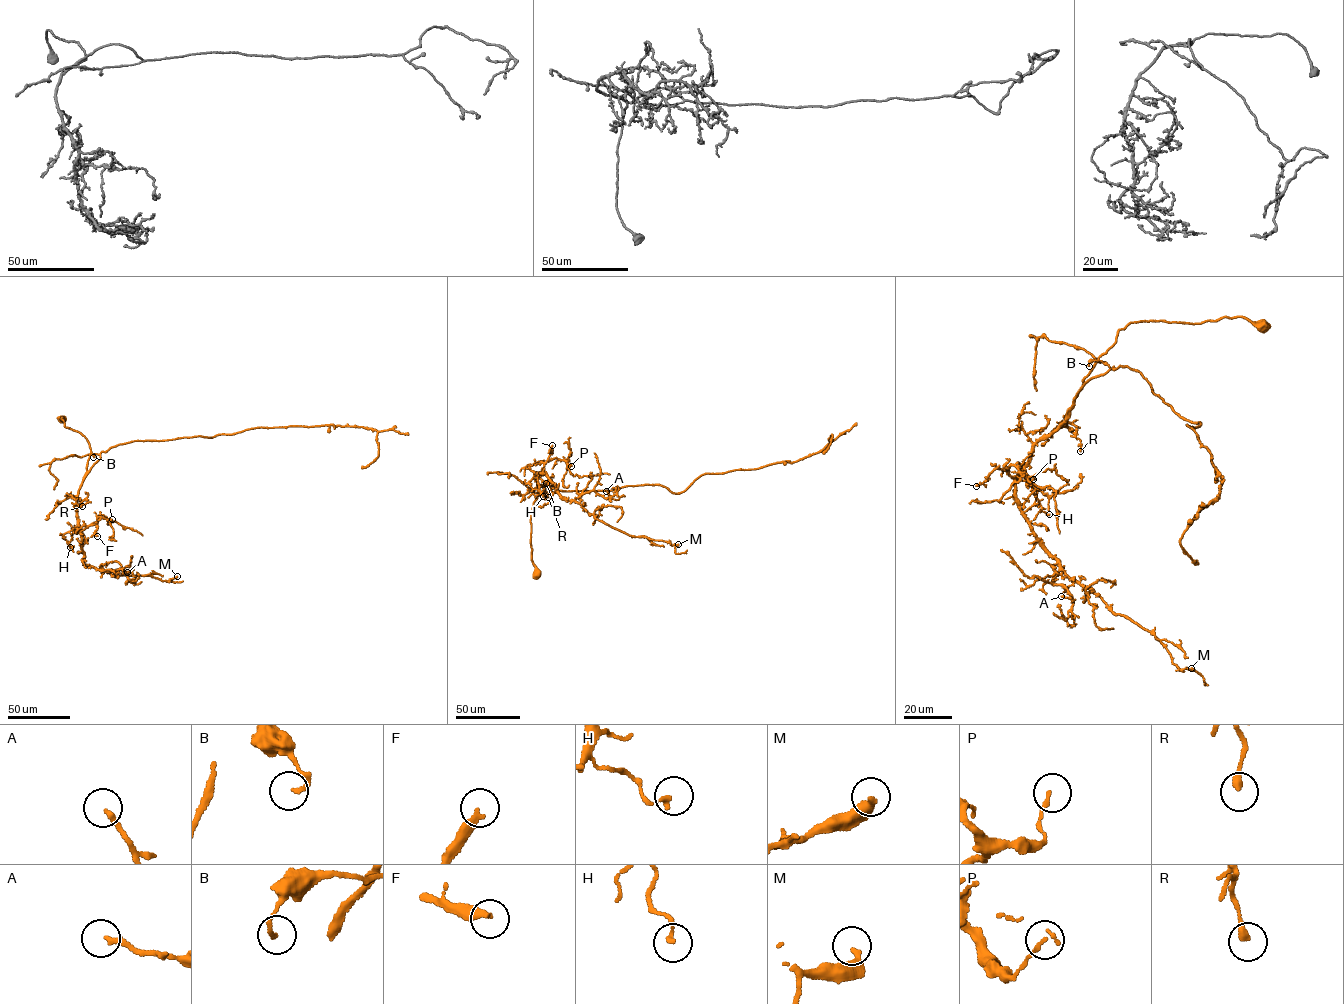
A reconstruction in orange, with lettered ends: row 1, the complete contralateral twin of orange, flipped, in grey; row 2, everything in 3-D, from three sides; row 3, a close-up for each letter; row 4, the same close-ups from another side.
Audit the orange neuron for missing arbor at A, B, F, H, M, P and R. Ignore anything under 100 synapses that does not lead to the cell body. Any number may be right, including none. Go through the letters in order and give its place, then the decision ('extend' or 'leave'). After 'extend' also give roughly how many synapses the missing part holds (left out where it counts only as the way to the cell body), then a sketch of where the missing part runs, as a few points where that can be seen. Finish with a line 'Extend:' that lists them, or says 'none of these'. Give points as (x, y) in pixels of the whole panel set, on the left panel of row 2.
A: place (127, 572); leave
B: place (93, 457); leave
F: place (97, 536); leave
H: place (70, 547); leave
M: place (177, 576); leave
P: place (112, 519); leave
R: place (82, 506); leave
Extend: none of these

